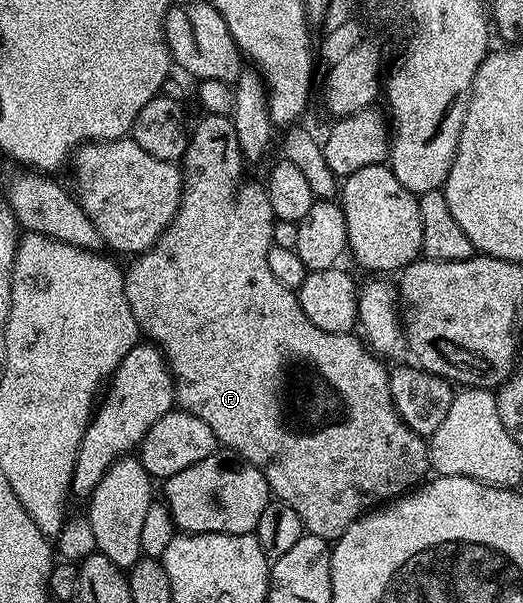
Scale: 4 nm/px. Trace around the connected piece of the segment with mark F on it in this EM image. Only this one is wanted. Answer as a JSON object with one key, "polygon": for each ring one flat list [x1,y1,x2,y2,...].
{"polygon":[[203,114,201,118,189,132,187,149,180,160,182,196,176,213,153,245,131,258,134,260,131,261,130,268,127,266,124,271,124,293,128,297,128,305,132,305,132,317,136,317,139,332,162,352,170,367,170,373,174,377,174,398,177,406,200,417,200,421,208,421,208,429,212,429,223,448,237,453,253,467,260,469,260,473,264,473,268,481,273,498,279,503,292,505,292,509,300,513,300,521,309,534,327,541,337,541,361,515,419,486,427,478,426,471,431,470,430,448,427,440,408,429,408,425,404,425,404,421,396,413,390,396,390,371,382,364,385,362,357,334,341,335,316,329,316,325,308,321,297,294,276,281,272,269,268,269,268,253,274,246,275,218,265,186,258,182,238,187,238,182,242,179,244,160,233,118,230,115,207,114]]}

